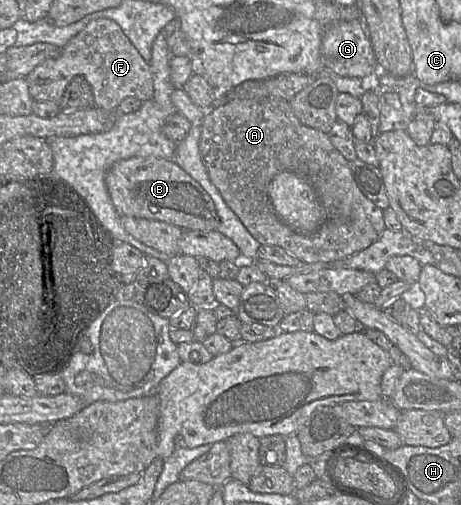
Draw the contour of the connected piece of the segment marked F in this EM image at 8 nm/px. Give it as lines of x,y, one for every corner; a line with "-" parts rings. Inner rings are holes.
107,18
91,21
62,49
59,58
45,61
25,79
35,102
59,105
66,88
78,76
84,77
90,84
95,106
104,110
117,110
127,97
136,97
143,102
150,100
154,94
149,63
142,58
120,26

